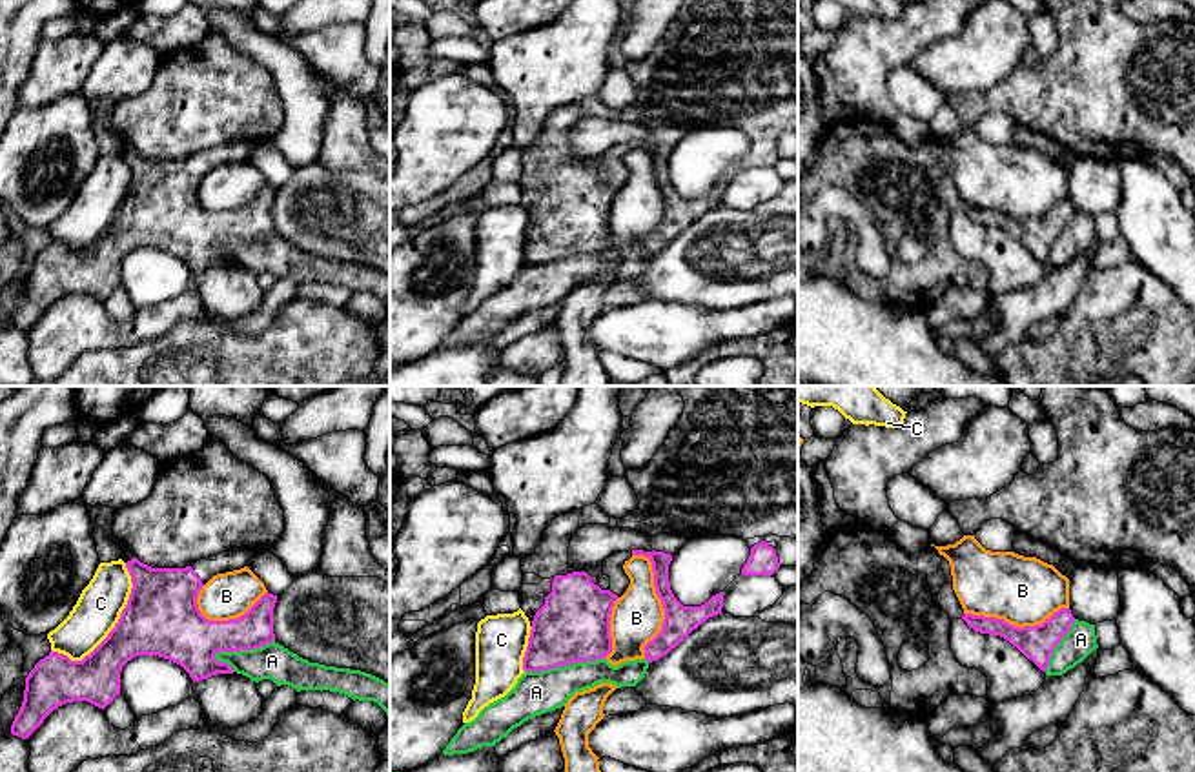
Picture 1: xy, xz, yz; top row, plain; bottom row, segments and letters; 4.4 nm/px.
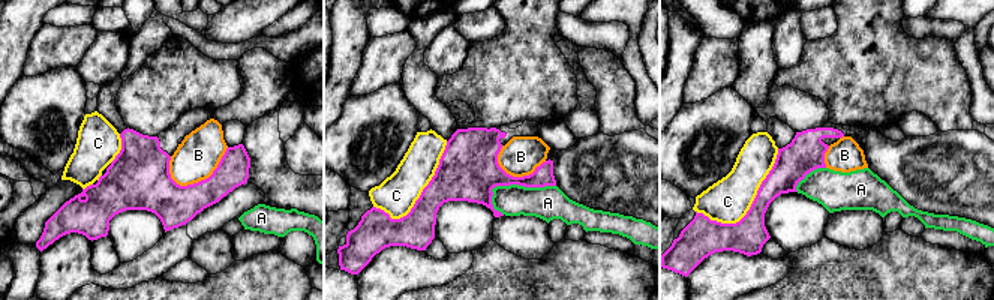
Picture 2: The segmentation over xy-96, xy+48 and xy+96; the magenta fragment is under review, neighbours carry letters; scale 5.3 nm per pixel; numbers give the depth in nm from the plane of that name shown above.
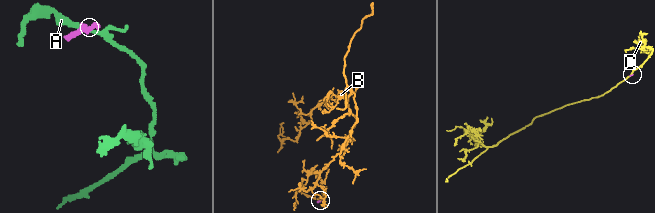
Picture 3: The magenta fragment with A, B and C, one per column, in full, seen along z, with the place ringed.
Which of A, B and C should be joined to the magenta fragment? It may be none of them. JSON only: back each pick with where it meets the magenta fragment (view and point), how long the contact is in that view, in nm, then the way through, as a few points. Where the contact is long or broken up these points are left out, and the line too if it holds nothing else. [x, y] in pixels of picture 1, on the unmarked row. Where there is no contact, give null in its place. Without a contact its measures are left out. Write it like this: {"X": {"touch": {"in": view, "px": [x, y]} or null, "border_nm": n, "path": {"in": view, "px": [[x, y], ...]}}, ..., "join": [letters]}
{"join": []}

